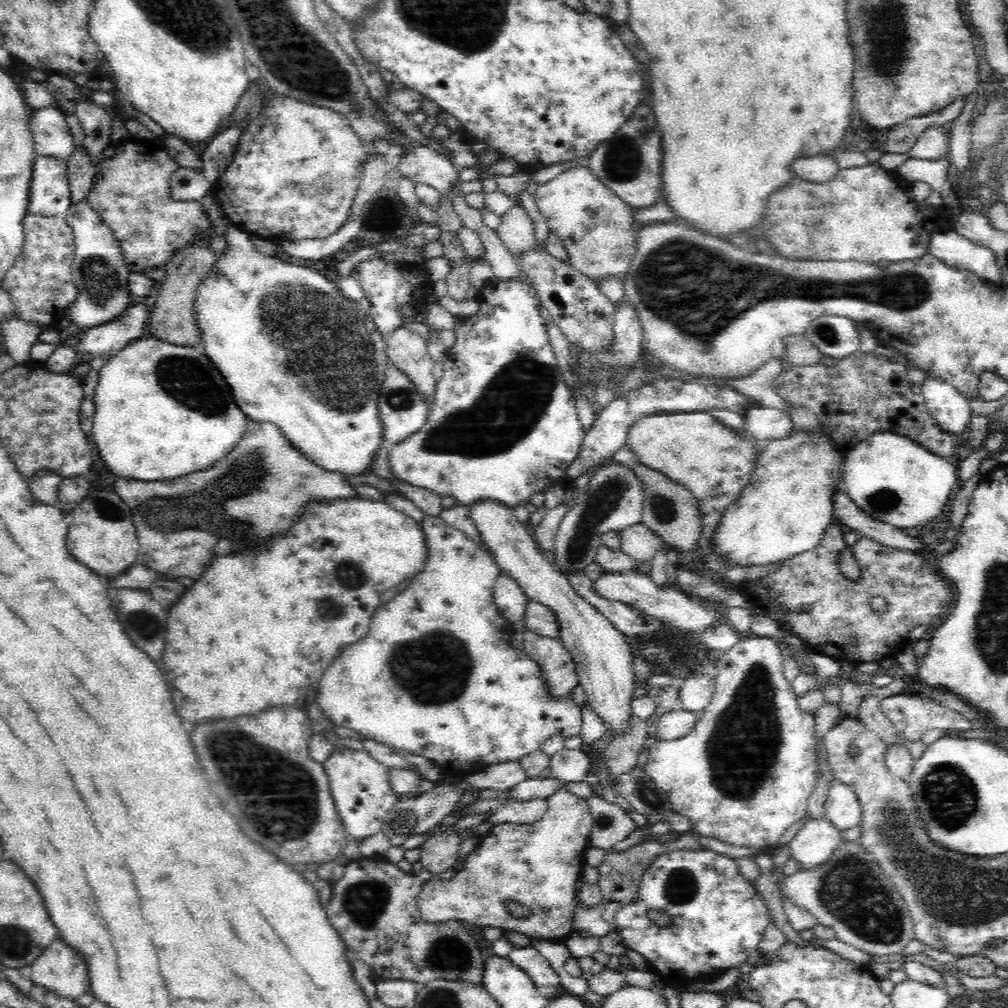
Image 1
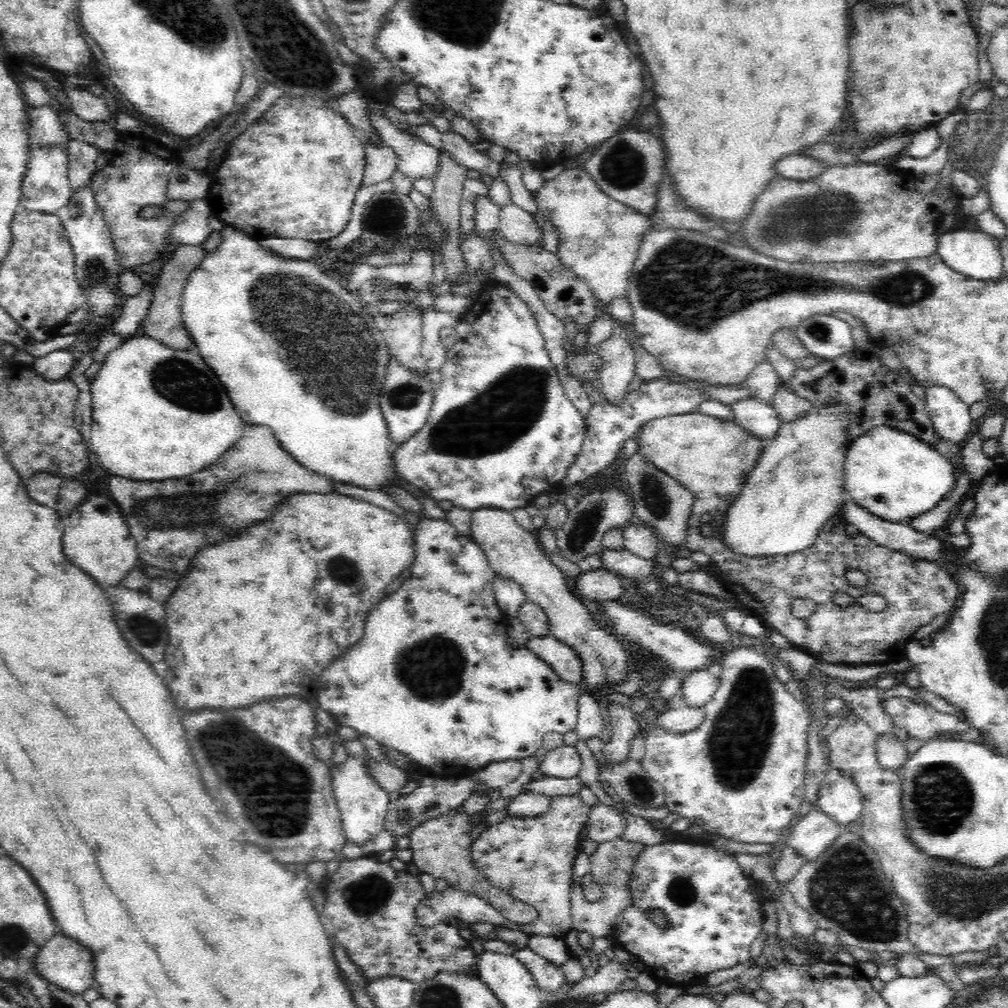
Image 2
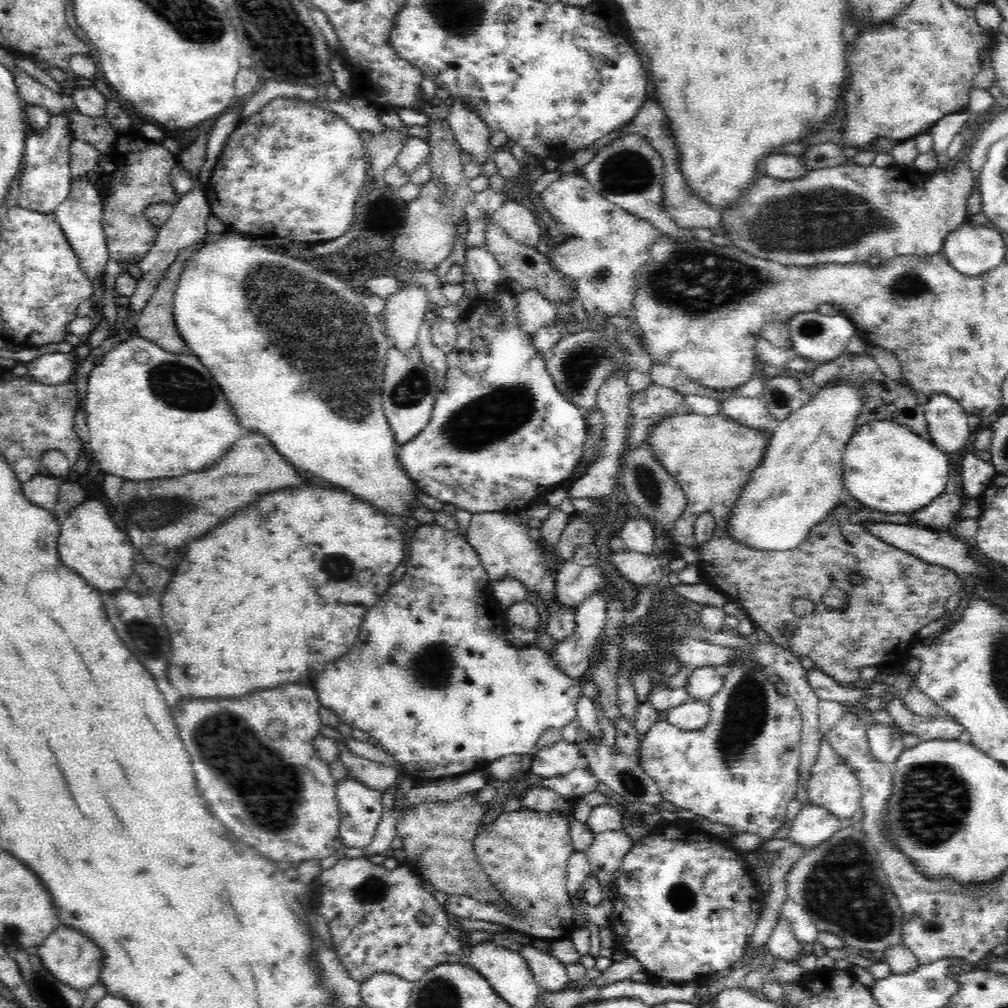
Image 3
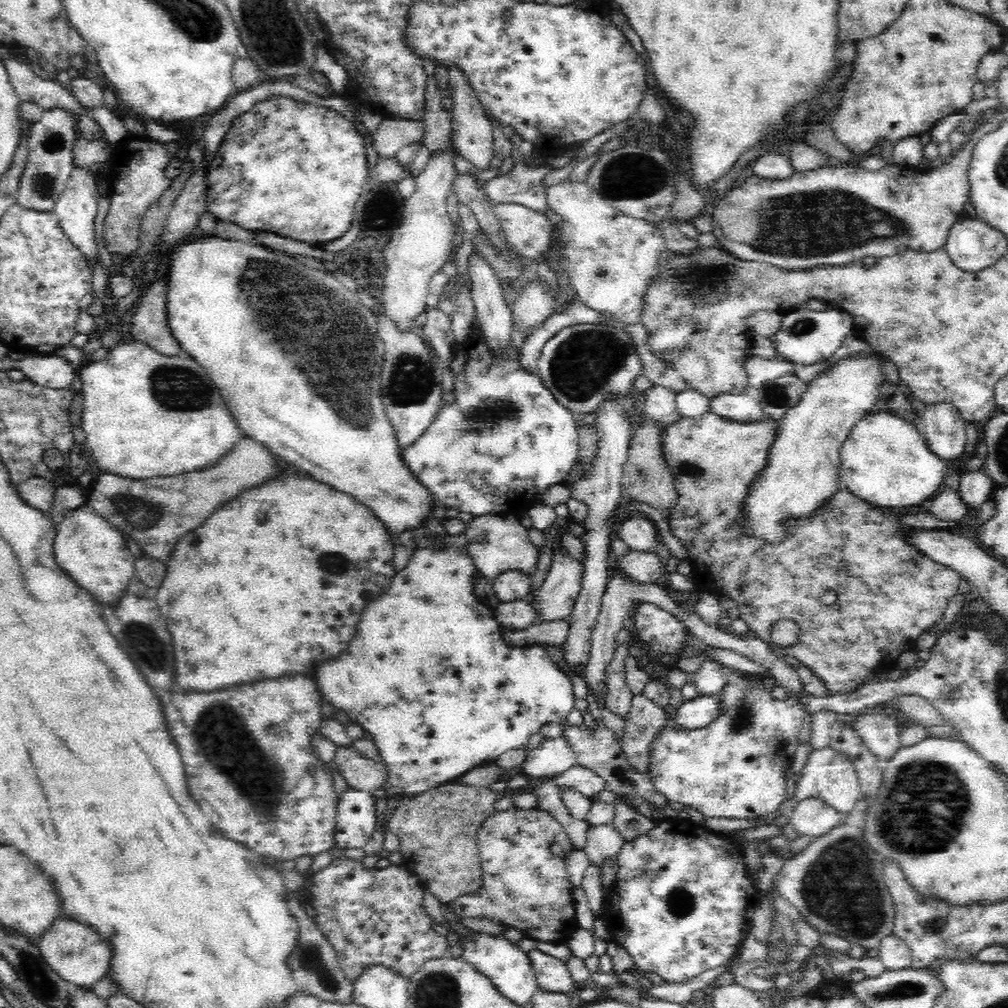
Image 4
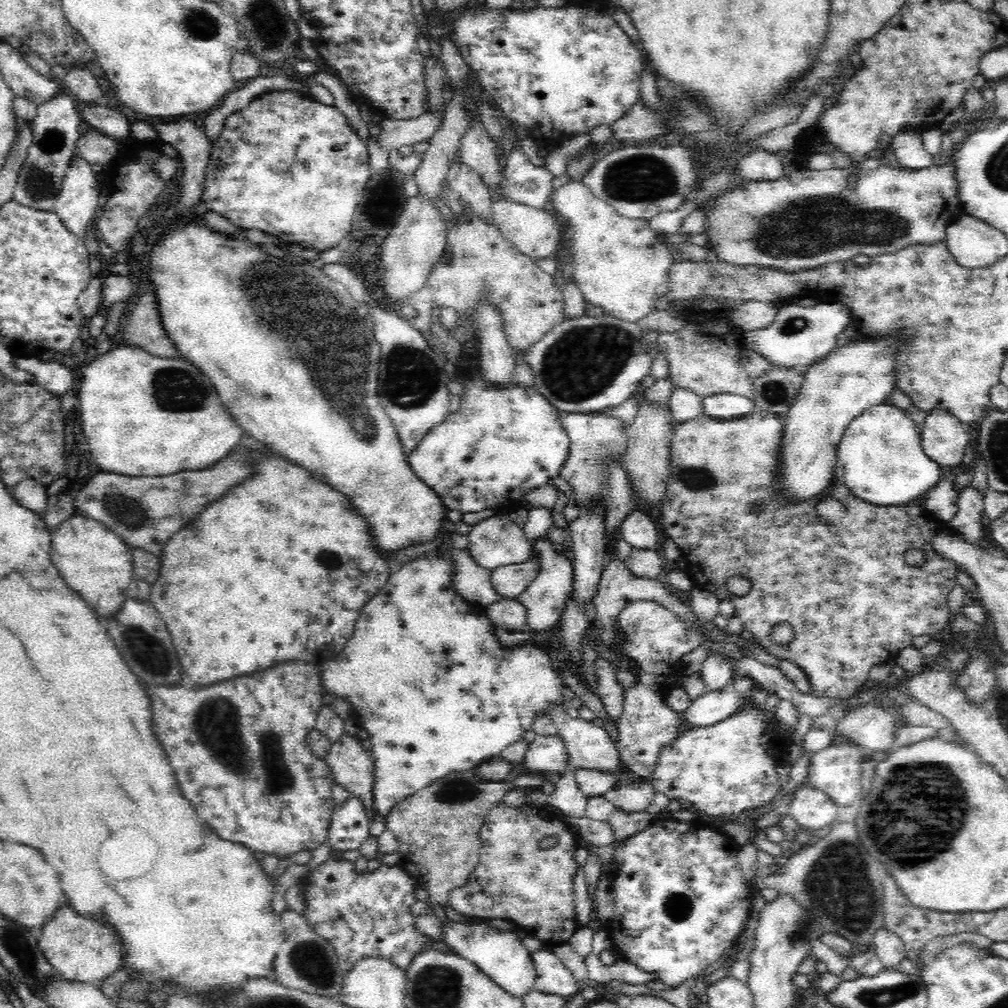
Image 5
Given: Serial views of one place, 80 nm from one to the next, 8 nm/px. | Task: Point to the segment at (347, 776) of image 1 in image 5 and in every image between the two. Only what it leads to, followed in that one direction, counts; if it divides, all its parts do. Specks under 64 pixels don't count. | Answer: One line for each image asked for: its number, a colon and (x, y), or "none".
2: (363, 804)
3: (360, 807)
4: (356, 810)
5: (349, 828)

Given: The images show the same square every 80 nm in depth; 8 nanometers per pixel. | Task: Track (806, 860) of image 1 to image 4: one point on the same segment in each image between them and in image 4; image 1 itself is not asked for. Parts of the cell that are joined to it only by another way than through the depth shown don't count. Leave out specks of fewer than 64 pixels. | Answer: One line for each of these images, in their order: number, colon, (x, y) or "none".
2: (812, 834)
3: (814, 824)
4: (813, 817)

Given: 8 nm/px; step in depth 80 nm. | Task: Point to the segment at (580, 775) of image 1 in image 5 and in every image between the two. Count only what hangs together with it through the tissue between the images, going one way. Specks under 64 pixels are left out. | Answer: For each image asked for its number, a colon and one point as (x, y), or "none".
2: (564, 761)
3: (560, 758)
4: (551, 757)
5: (546, 753)

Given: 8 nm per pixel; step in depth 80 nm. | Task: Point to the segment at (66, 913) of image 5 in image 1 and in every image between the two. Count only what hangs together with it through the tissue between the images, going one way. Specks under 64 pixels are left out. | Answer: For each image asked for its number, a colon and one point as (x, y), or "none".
1: (61, 969)
2: (64, 962)
3: (74, 959)
4: (76, 952)

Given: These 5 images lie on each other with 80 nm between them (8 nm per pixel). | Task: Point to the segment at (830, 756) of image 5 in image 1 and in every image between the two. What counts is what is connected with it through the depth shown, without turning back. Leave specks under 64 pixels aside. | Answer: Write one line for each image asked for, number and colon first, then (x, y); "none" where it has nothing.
1: (843, 809)
2: (839, 797)
3: (832, 785)
4: (830, 775)

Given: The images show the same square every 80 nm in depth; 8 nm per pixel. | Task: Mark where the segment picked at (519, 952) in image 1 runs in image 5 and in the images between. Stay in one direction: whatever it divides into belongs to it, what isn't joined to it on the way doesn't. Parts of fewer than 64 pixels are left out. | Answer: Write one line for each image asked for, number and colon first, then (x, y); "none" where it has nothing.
2: (546, 975)
3: (550, 973)
4: (552, 974)
5: (552, 977)

